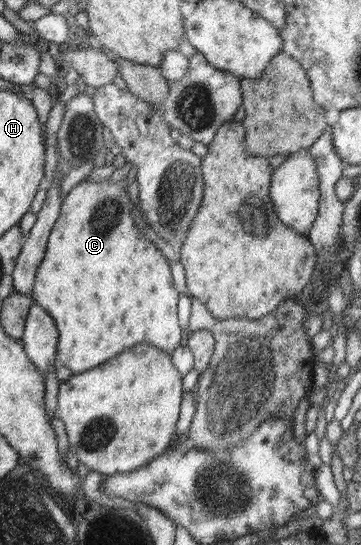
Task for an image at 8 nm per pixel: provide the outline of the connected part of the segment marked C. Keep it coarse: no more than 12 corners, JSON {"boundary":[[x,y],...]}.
{"boundary":[[123,183],[63,197],[31,297],[73,373],[183,334]]}

